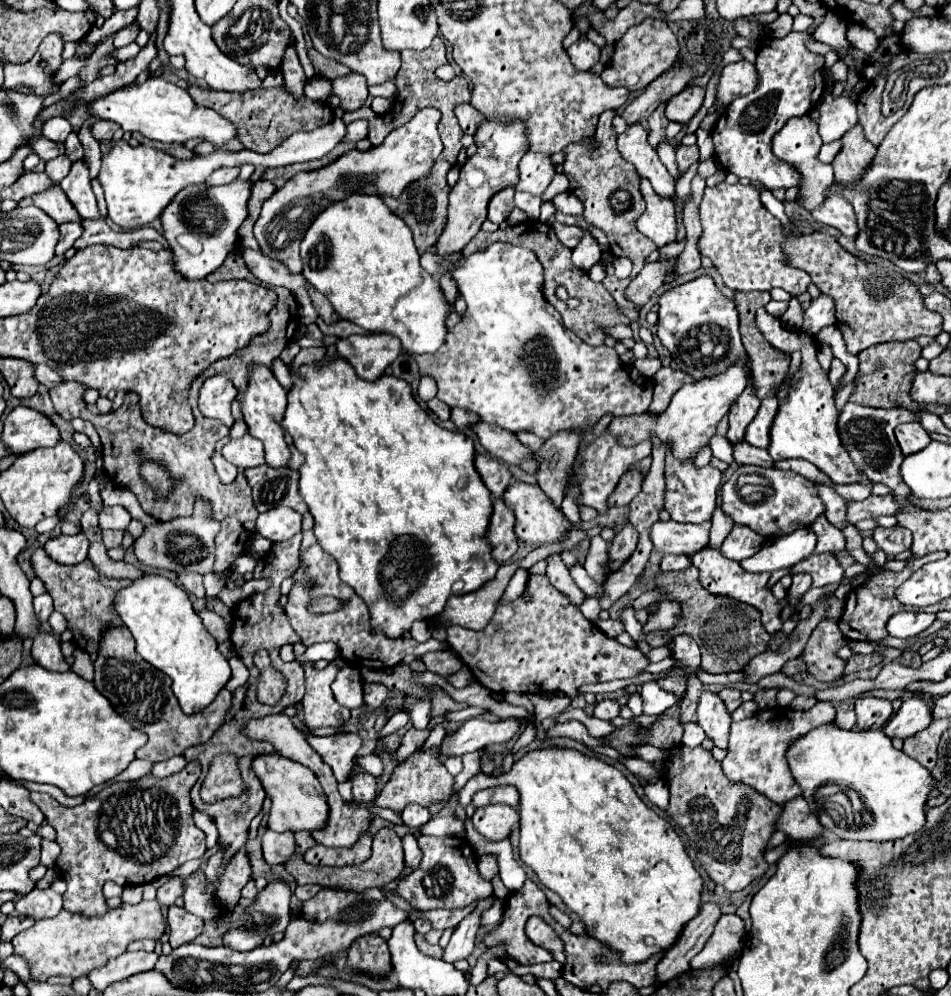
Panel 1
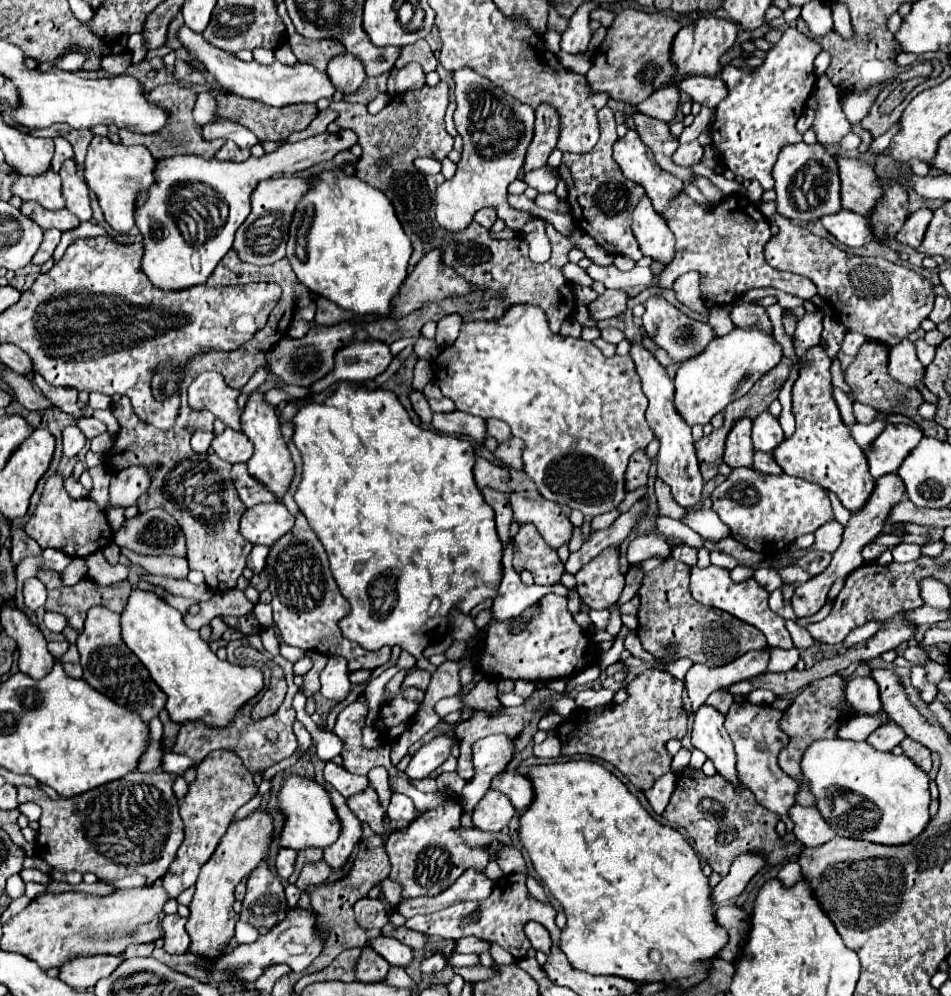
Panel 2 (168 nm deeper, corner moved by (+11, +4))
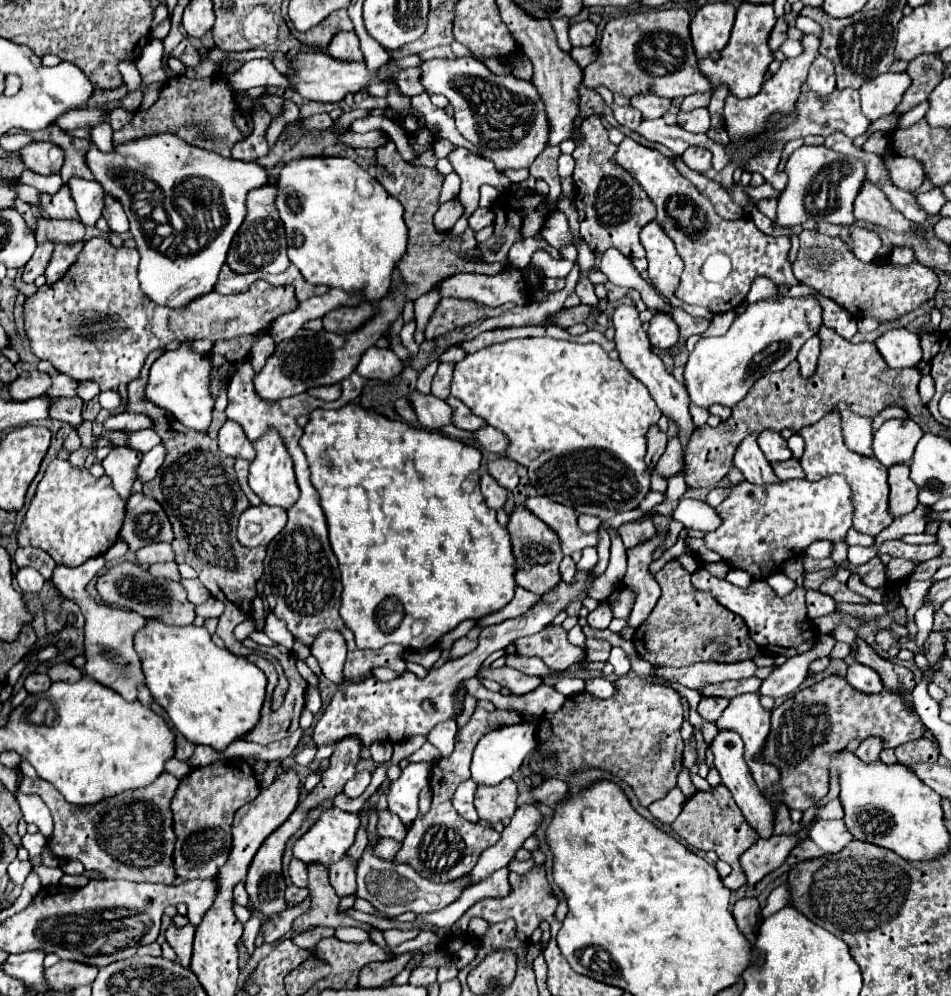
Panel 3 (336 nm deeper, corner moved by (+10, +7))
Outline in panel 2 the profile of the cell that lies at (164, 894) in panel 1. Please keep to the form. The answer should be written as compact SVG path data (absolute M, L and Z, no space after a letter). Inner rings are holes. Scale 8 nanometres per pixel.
M215 750L203 758L197 768L197 778L189 786L189 792L183 800L179 800L181 820L185 824L185 840L177 852L177 858L169 866L167 874L161 878L163 888L171 898L177 898L183 890L195 886L201 866L211 858L219 840L227 832L227 826L237 808L247 804L257 794L257 786L253 776L243 766L241 758L231 750Z

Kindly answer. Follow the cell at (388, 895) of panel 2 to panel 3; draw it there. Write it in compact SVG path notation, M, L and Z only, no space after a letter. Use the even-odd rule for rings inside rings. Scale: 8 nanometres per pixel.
M366 799L360 811L368 811L368 823L366 823L366 835L368 835L368 847L364 851L364 855L360 857L358 865L356 865L356 879L358 879L358 891L356 895L366 899L368 903L372 903L372 907L380 913L384 913L386 917L396 917L402 915L406 911L414 911L414 913L434 913L440 911L444 907L448 907L450 903L454 903L460 893L470 885L470 877L460 877L448 883L436 883L430 879L424 879L418 871L414 871L410 865L404 863L394 863L394 861L384 861L382 857L378 857L374 853L376 843L380 841L378 833L376 833L376 825L378 825L378 813L376 809L372 809L370 801Z

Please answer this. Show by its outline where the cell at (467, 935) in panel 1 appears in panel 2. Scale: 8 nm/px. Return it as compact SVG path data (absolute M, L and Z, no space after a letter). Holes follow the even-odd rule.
M435 952L433 956L429 956L427 960L421 962L421 974L437 974L439 970L443 970L447 964L447 958L443 952Z

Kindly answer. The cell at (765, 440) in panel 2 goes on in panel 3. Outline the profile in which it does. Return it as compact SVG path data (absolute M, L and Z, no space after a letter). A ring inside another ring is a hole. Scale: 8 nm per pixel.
M762 433L758 435L758 445L764 453L764 457L770 463L778 463L778 461L788 461L792 457L792 451L788 449L788 441L780 435L780 433Z

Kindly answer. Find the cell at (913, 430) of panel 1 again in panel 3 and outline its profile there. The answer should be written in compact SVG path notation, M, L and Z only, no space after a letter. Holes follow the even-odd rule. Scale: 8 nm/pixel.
M888 419L874 433L874 457L886 467L908 463L922 435L922 429L910 419Z

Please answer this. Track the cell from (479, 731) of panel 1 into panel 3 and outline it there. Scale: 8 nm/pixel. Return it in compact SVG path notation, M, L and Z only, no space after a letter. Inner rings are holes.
M408 763L402 775L388 787L388 809L396 813L404 825L410 825L418 815L418 793L428 785L430 763Z

